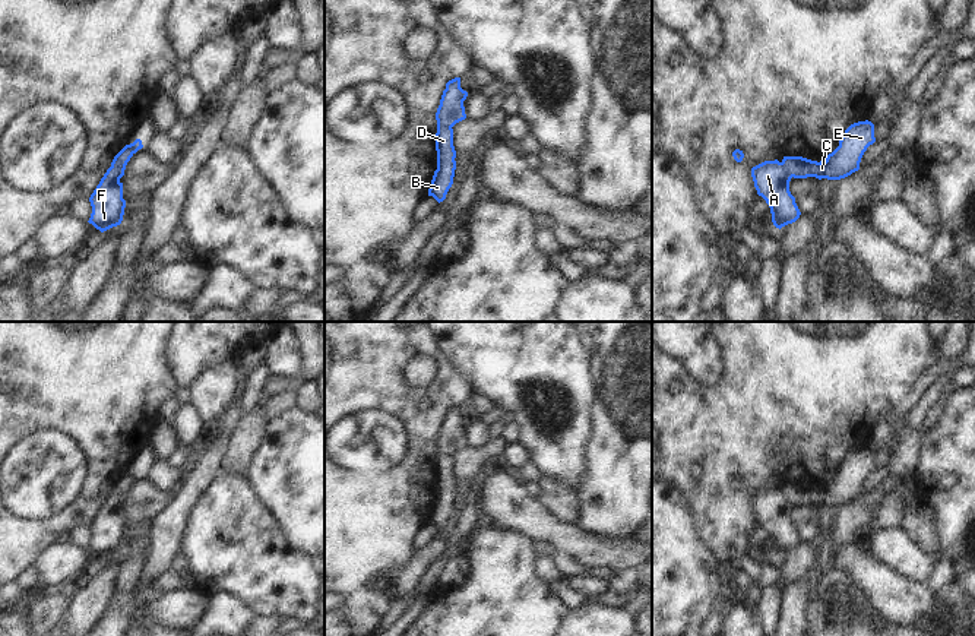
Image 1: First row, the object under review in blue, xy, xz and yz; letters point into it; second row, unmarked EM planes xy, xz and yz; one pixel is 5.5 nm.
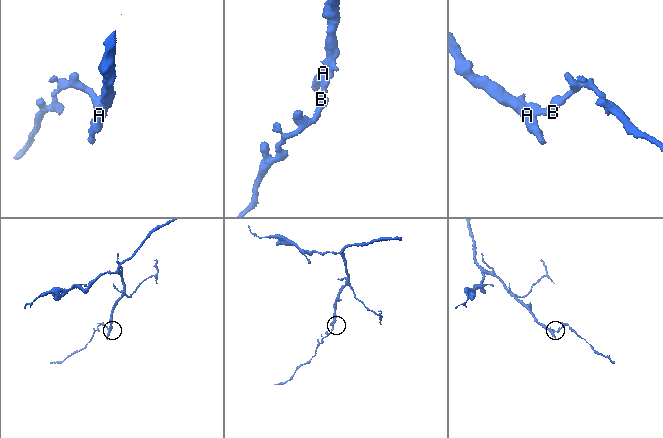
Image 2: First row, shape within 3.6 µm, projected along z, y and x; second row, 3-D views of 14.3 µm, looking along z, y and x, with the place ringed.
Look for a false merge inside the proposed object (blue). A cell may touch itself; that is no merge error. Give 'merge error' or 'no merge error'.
merge error

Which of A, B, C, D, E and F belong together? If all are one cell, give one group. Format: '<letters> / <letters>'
A F / B C D E

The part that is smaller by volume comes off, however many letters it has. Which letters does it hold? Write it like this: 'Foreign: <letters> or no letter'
Foreign: B, C, D, E

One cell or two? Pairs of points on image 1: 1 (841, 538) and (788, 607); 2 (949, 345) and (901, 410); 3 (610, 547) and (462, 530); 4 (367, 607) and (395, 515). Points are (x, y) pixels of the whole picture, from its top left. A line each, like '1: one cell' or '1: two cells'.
1: one cell
2: two cells
3: two cells
4: one cell

